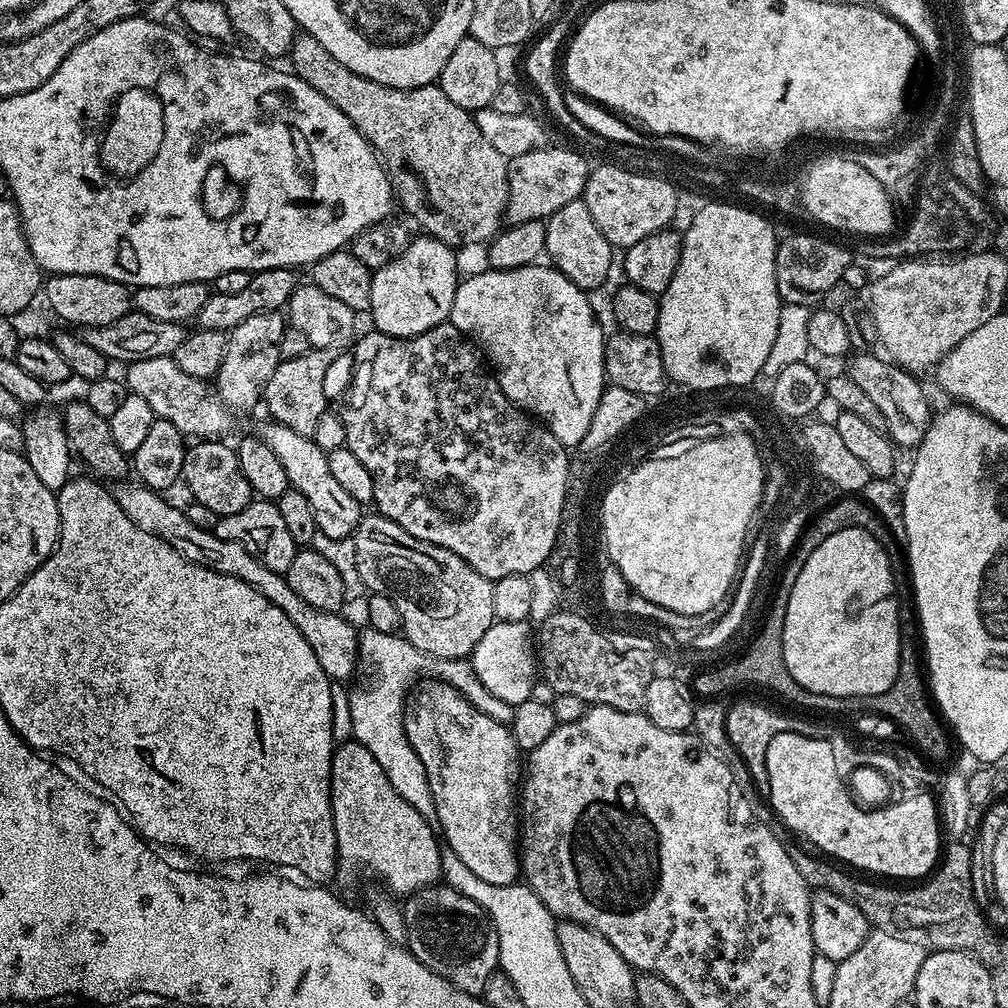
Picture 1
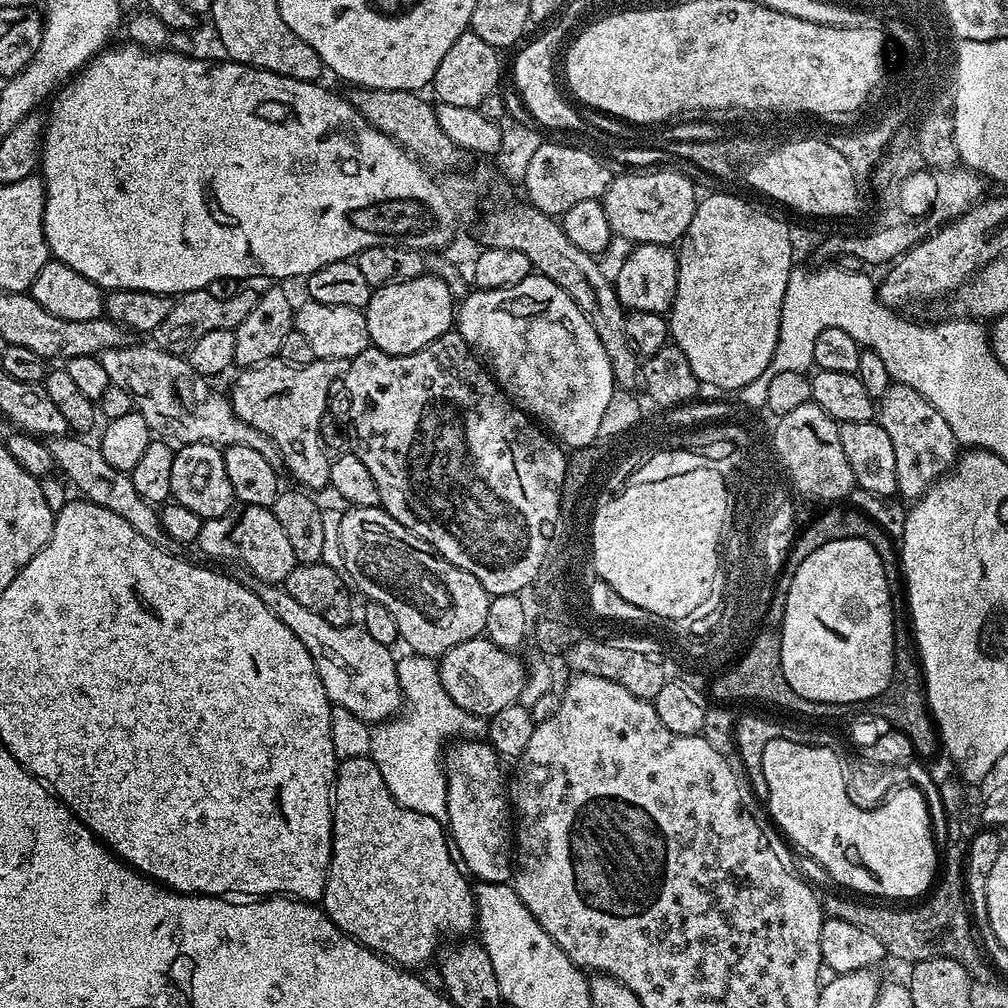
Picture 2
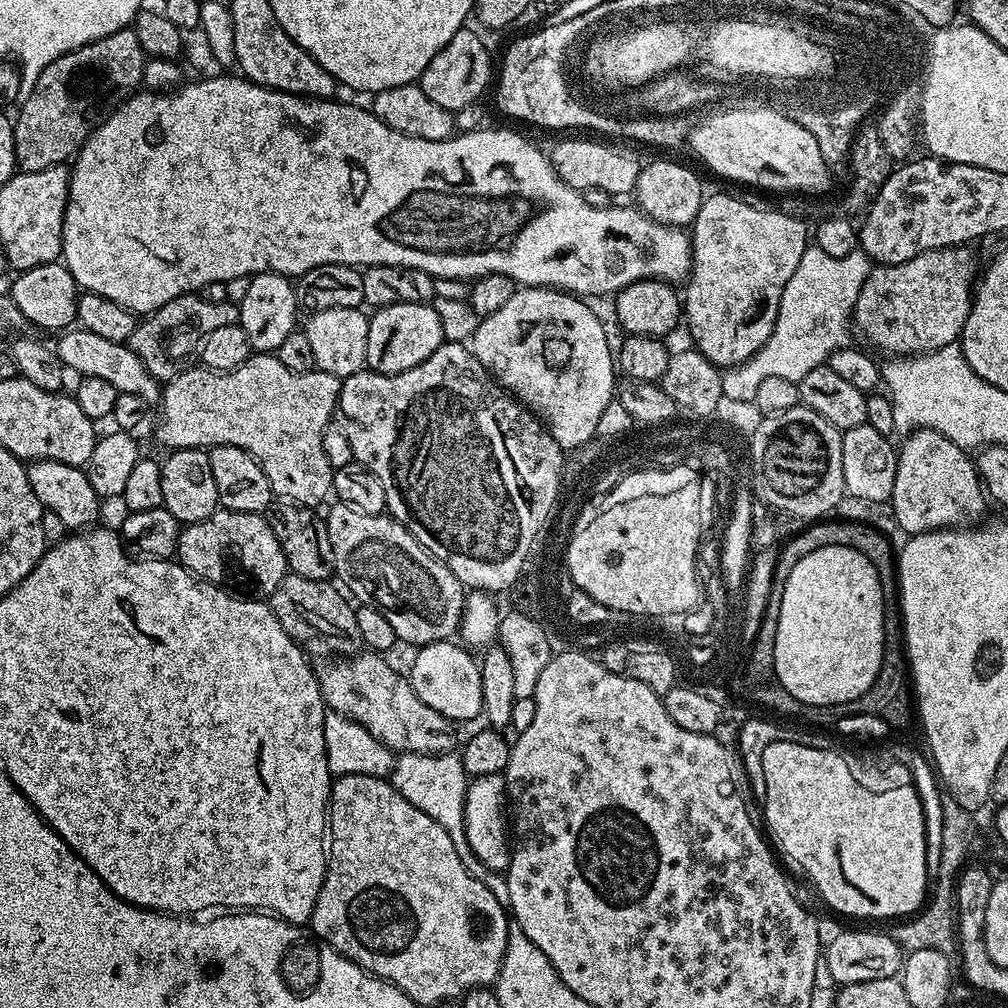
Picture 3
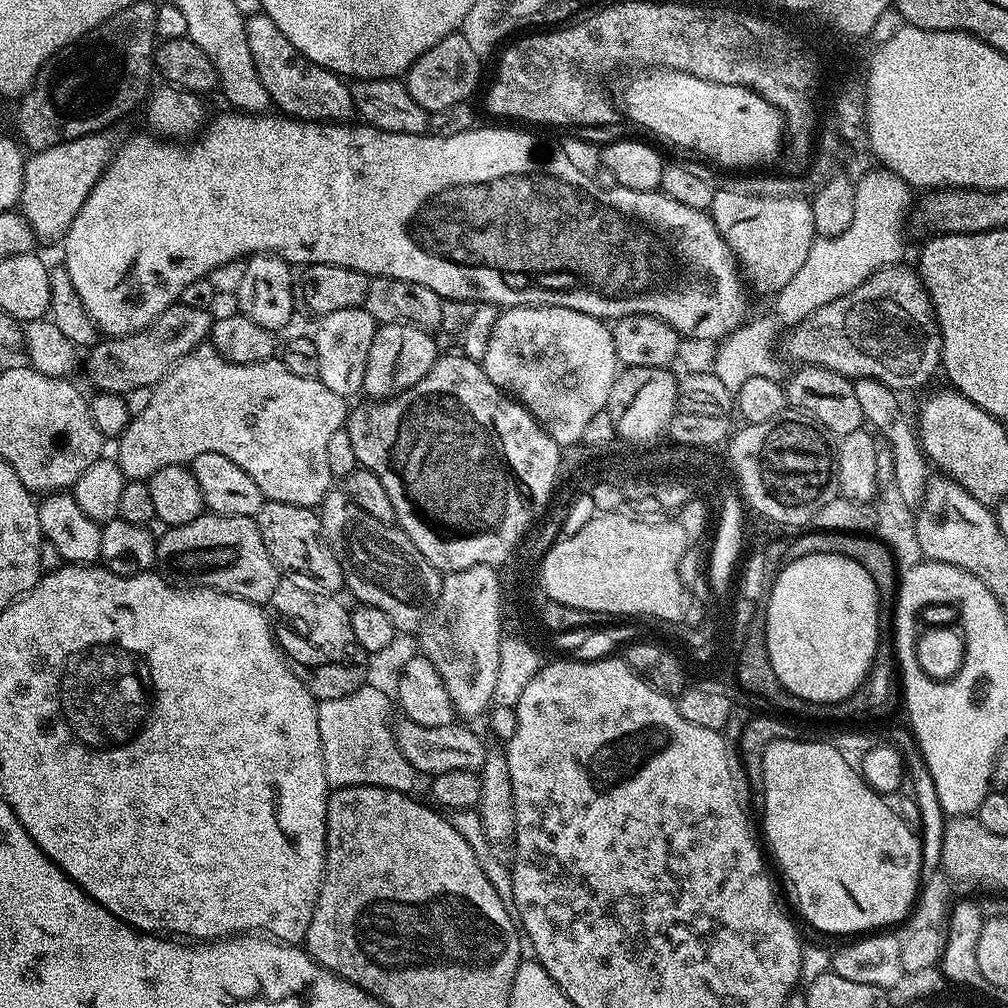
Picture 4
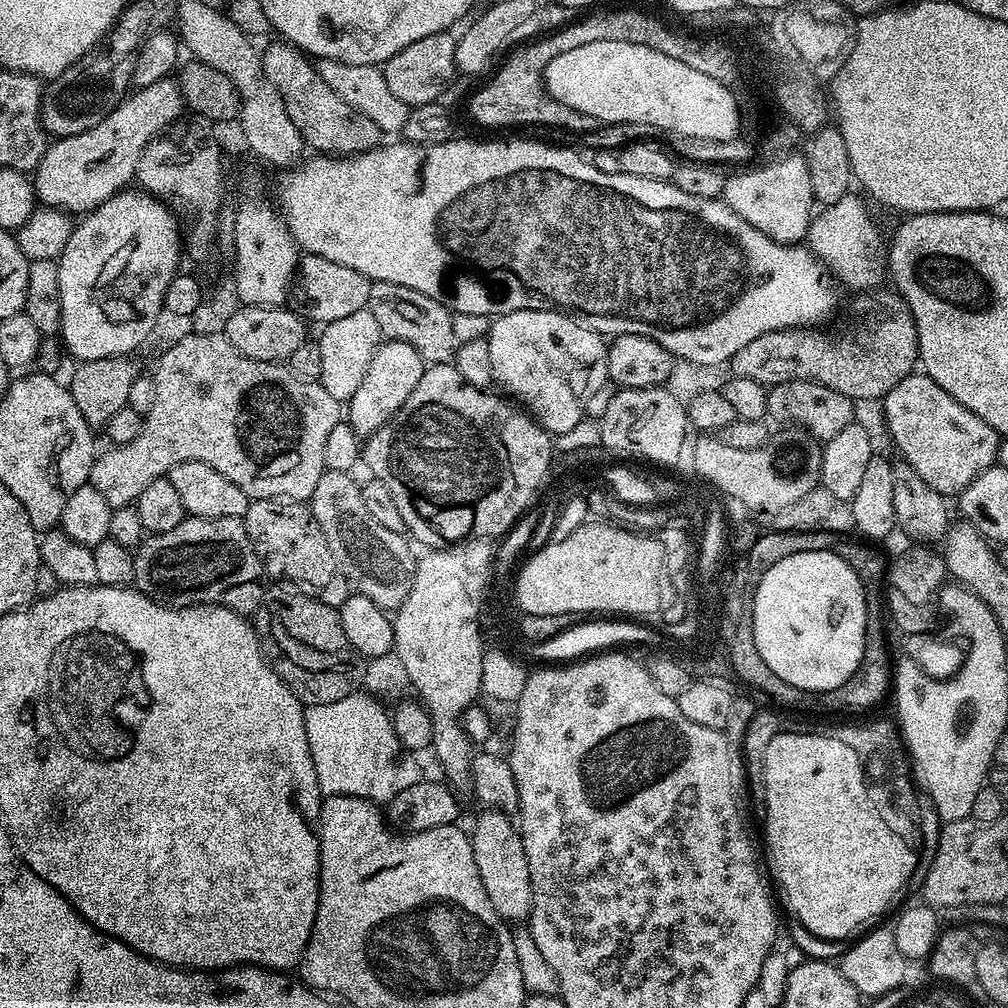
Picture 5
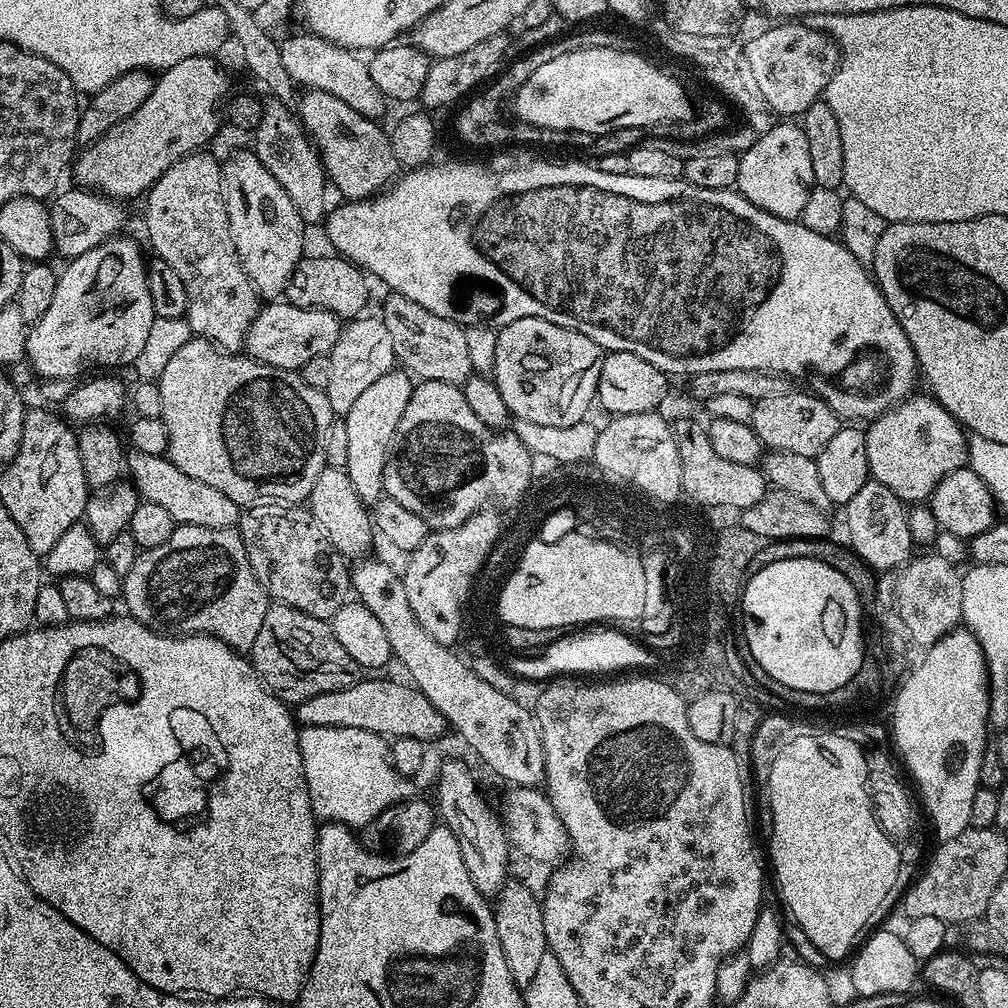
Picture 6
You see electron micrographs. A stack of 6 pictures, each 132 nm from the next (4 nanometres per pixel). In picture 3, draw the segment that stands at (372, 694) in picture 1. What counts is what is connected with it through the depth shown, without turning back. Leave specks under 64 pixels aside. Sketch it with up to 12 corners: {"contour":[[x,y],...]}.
{"contour":[[455,751],[397,755],[390,782],[450,834],[462,866],[494,898],[507,875],[470,850],[464,807],[470,777]]}

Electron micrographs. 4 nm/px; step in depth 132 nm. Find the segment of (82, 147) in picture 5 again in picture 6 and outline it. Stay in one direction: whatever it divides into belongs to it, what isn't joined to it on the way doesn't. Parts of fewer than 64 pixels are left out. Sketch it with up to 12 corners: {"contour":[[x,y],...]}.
{"contour":[[212,56],[159,73],[130,118],[75,157],[75,183],[143,197],[222,127]]}

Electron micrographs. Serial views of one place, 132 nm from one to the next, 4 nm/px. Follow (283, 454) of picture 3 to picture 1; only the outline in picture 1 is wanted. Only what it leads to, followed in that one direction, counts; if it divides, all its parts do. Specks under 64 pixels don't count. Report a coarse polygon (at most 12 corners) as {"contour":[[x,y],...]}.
{"contour":[[313,348],[281,360],[263,407],[311,436],[329,407],[324,383],[338,355]]}

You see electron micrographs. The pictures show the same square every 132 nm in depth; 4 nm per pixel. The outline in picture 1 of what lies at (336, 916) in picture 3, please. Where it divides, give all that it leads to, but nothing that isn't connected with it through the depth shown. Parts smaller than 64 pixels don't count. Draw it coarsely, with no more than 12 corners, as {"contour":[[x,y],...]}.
{"contour":[[354,739],[332,754],[341,877],[441,879],[433,825]]}

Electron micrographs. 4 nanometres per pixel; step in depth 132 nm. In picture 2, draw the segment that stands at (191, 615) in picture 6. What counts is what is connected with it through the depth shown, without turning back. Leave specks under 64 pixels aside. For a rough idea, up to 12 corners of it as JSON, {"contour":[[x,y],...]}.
{"contour":[[271,507],[203,521],[195,547],[283,585],[297,565]]}

